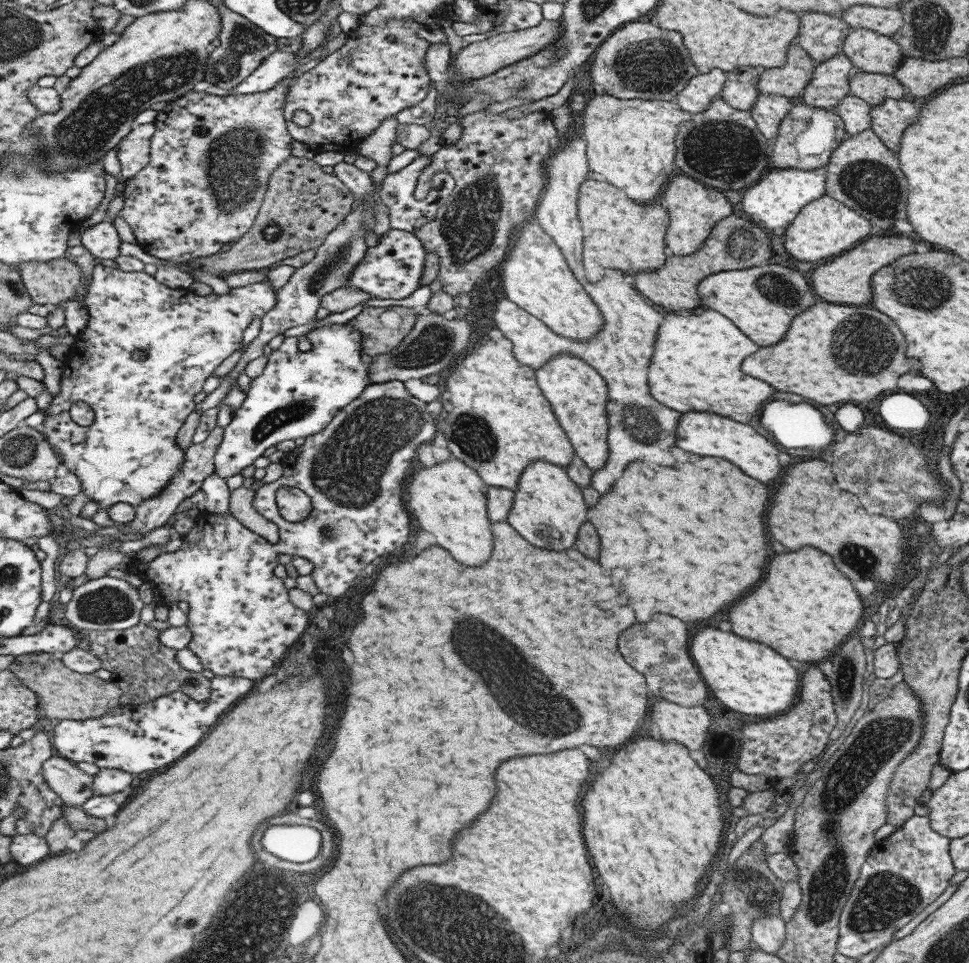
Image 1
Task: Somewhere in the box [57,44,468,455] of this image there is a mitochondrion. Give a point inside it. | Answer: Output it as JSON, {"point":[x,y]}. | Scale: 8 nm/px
{"point":[235,157]}

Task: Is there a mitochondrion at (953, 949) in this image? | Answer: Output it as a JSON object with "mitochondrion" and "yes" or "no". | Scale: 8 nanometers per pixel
{"mitochondrion":"yes"}

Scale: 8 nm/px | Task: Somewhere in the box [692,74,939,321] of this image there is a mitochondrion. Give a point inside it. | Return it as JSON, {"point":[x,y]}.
{"point":[871,185]}

